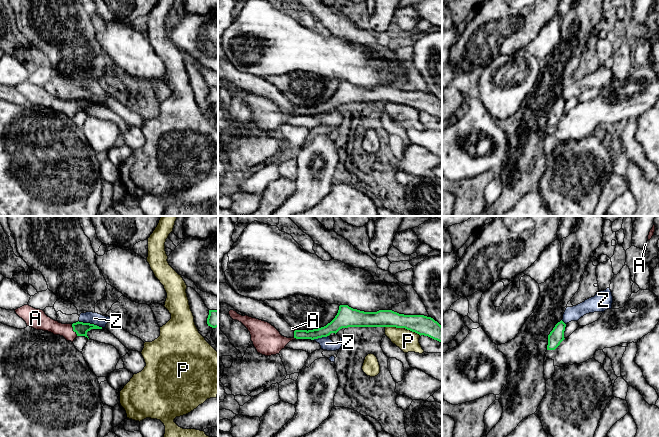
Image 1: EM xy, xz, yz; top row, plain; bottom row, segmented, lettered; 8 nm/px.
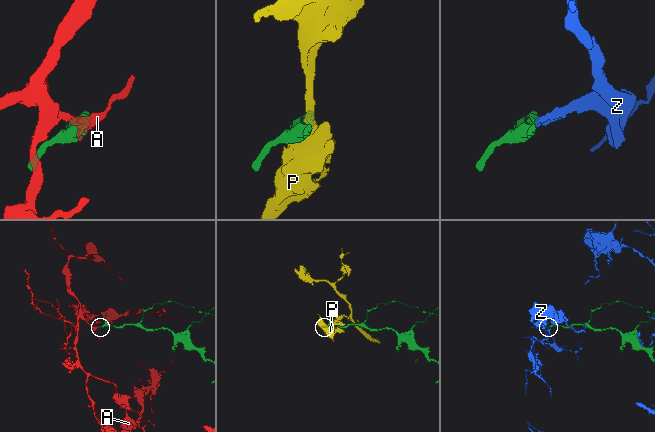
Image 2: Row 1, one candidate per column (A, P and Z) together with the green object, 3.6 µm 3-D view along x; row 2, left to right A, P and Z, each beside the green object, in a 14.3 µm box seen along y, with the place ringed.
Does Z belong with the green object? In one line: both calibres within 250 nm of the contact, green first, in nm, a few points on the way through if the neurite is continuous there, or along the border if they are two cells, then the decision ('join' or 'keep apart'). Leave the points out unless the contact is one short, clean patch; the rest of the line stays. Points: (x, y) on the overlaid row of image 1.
110/100 nm | along xy (78, 321), (93, 323), (102, 327) | keep apart

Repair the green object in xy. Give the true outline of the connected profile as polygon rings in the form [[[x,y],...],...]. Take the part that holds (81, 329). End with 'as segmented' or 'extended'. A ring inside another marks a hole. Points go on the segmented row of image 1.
[[[24,305],[15,310],[16,314],[22,318],[27,326],[36,330],[43,330],[53,333],[54,335],[63,336],[67,341],[73,342],[77,336],[87,336],[91,329],[102,329],[94,324],[76,322],[73,324],[62,324],[48,317],[43,310],[35,309],[31,306]]]; extended

